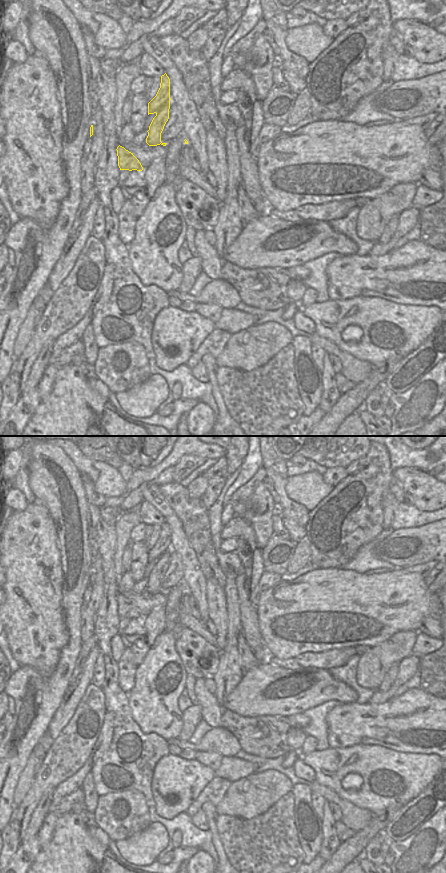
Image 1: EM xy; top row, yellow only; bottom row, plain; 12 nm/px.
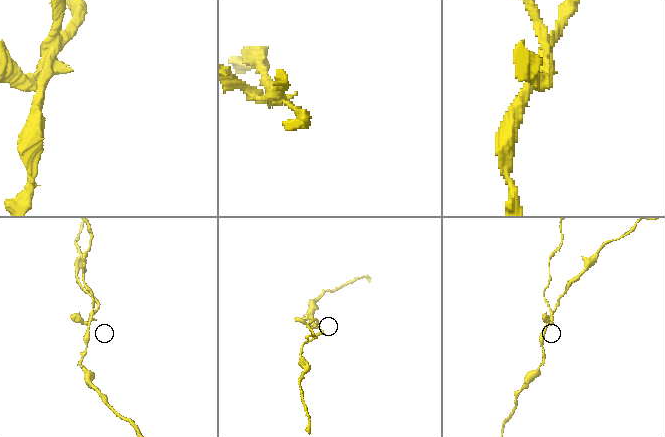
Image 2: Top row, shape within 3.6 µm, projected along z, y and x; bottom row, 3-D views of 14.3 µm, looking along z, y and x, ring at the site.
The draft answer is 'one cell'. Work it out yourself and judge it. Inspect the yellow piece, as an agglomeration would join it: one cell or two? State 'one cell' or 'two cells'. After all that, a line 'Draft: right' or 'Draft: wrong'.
two cells
Draft: wrong

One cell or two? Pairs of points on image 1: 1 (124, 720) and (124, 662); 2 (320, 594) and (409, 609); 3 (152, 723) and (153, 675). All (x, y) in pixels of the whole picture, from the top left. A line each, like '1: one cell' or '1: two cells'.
1: two cells
2: one cell
3: one cell

